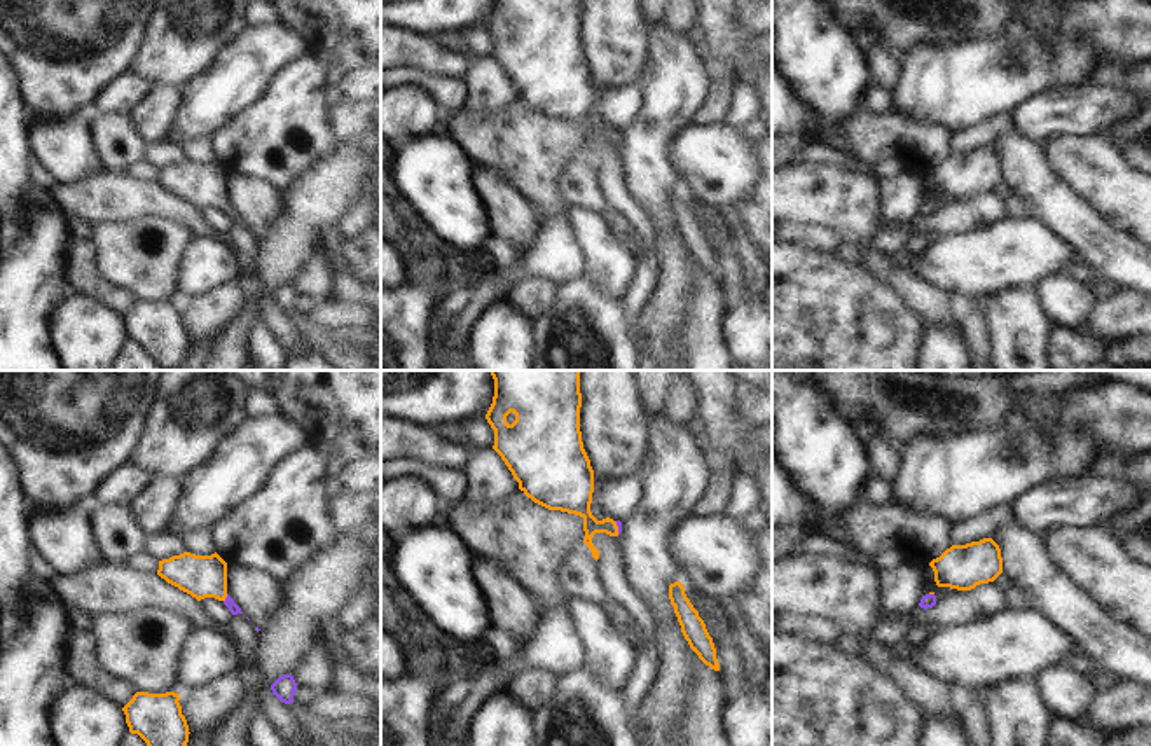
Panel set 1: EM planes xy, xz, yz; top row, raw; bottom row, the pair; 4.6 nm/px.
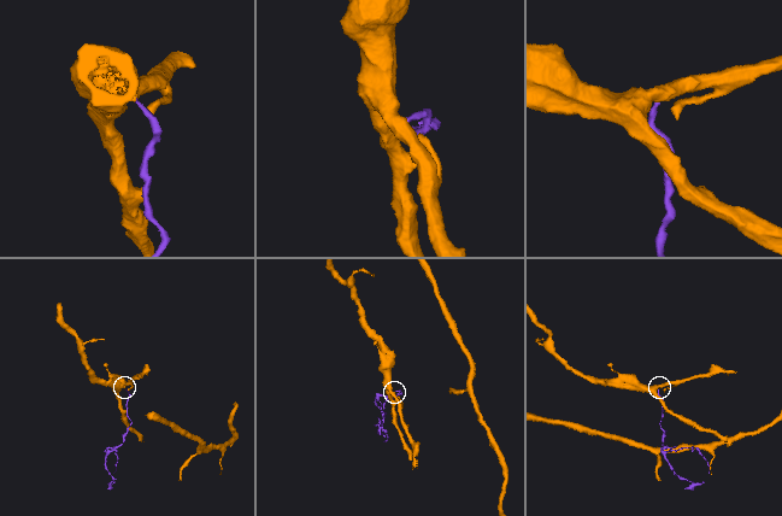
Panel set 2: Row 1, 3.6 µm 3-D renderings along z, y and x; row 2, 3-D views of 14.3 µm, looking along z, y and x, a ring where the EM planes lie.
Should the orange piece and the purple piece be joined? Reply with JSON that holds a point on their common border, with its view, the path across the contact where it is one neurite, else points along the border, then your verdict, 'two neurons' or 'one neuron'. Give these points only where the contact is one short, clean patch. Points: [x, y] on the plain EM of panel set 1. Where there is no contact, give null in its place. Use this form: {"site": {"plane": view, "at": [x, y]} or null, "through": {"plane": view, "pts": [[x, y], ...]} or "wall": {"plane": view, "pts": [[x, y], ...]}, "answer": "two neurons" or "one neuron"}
{"site": {"plane": "xy", "at": [226, 205]}, "through": {"plane": "xy", "pts": [[201, 186], [226, 205], [229, 210]]}, "answer": "one neuron"}

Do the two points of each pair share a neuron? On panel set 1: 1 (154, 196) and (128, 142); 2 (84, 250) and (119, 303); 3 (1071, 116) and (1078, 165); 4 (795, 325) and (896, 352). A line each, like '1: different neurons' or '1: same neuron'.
1: different neurons
2: same neuron
3: different neurons
4: same neuron

